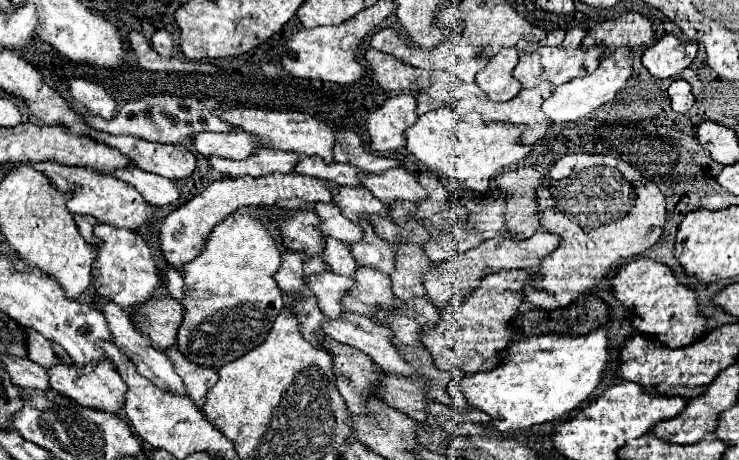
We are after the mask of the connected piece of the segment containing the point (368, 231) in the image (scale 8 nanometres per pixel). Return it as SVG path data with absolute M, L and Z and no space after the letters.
M364 218L358 220L358 224L362 226L362 232L364 232L362 240L354 242L354 244L346 244L352 258L362 266L370 266L370 268L376 268L384 274L390 274L394 270L394 248L392 248L392 244L382 240Z

